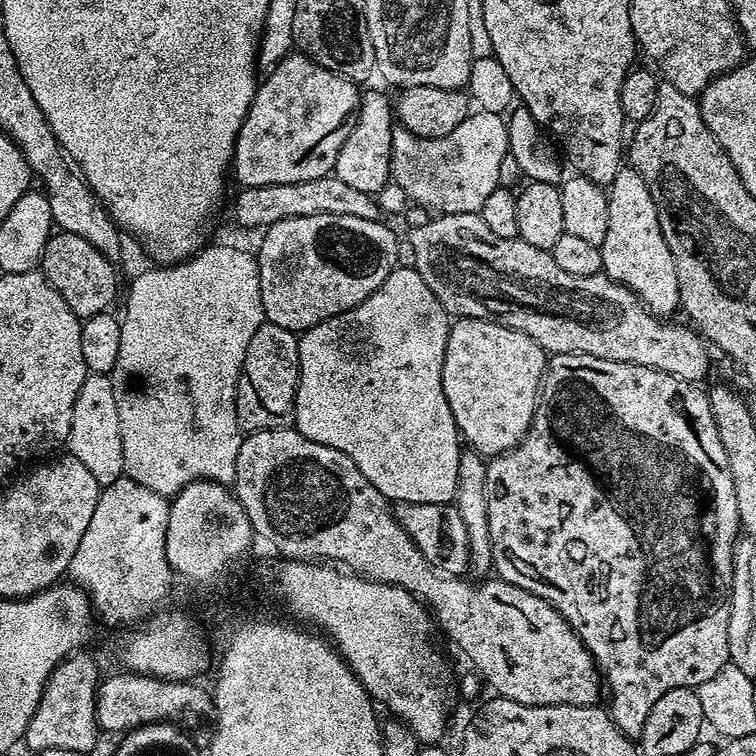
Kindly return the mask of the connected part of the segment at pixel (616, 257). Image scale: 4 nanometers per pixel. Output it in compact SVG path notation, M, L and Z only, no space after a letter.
M622 166L606 191L606 238L600 243L603 275L631 288L643 300L648 311L657 317L671 317L668 315L680 308L678 270L674 270L674 258L670 254L670 246L666 246L650 186L646 186L639 170Z

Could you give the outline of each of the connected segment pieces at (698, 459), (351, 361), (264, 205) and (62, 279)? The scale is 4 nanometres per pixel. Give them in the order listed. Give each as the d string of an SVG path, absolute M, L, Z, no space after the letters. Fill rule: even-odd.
M581 352L549 355L536 413L528 432L515 448L487 461L484 492L488 495L495 575L555 606L565 625L576 631L575 639L588 649L606 681L606 692L608 688L612 695L611 718L629 738L638 738L642 734L646 714L650 714L654 702L658 702L666 690L697 689L729 663L727 627L733 578L732 553L738 540L736 531L739 533L742 527L738 518L738 502L734 498L734 478L730 478L726 449L722 447L722 438L718 438L718 426L710 410L708 394L696 388L699 387L691 380L683 380L650 366L614 362ZM664 567L668 567L668 572L660 572Z
M397 266L357 308L299 333L298 390L294 426L306 438L342 450L384 496L396 504L450 504L458 486L462 437L442 390L442 362L450 317L422 274Z
M334 174L310 178L310 182L290 182L278 186L240 188L232 204L232 216L244 228L269 228L282 218L300 218L306 214L354 214L354 218L380 220L379 199L371 192L357 190Z
M57 231L46 242L39 271L44 273L50 286L62 294L66 306L70 306L76 316L87 318L113 307L111 304L116 300L116 267L113 261L107 260L94 246L90 246L86 238Z

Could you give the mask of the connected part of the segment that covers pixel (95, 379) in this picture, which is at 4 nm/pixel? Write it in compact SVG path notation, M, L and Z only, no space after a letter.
M89 373L82 390L75 400L74 418L71 420L71 434L66 441L69 453L94 475L101 487L106 487L124 473L122 458L121 424L118 422L117 402L114 388L107 373Z

